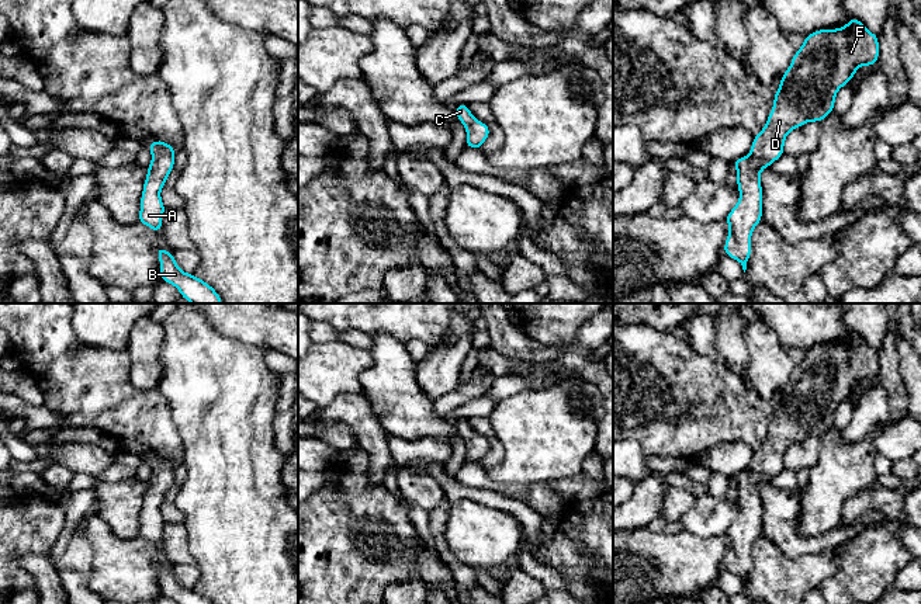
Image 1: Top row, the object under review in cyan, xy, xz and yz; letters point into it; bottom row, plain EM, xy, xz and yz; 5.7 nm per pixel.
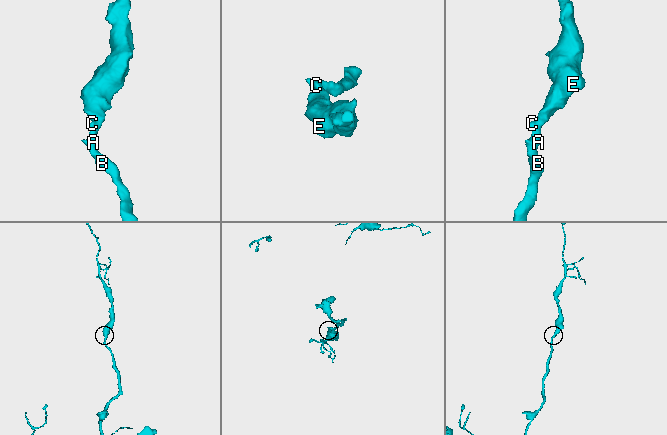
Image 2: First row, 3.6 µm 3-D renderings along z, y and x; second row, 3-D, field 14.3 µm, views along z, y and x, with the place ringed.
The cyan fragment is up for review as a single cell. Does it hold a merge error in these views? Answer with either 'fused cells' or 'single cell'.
single cell

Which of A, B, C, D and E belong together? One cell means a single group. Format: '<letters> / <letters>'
A B C D E

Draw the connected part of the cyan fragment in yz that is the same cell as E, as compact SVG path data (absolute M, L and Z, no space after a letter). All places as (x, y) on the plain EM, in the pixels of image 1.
M852 331L841 343L811 347L804 353L801 362L794 367L790 381L780 392L780 400L775 407L768 437L754 451L749 469L733 476L737 483L740 513L726 532L730 544L723 567L737 575L742 580L744 587L752 567L752 545L762 535L761 486L785 468L785 454L792 444L800 442L811 435L821 437L832 427L838 405L854 393L861 381L875 381L877 375L879 353L856 331Z

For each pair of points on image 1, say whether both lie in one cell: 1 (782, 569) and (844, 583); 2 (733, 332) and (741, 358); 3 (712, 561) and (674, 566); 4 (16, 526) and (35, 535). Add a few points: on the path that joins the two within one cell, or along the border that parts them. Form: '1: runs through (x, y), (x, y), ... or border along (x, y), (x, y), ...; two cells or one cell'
1: border along (833, 556), (835, 572), (817, 587); two cells
2: runs through (733, 339), (734, 351); one cell
3: runs through (702, 561), (684, 563); one cell
4: runs through (20, 526), (26, 526), (31, 531); one cell

